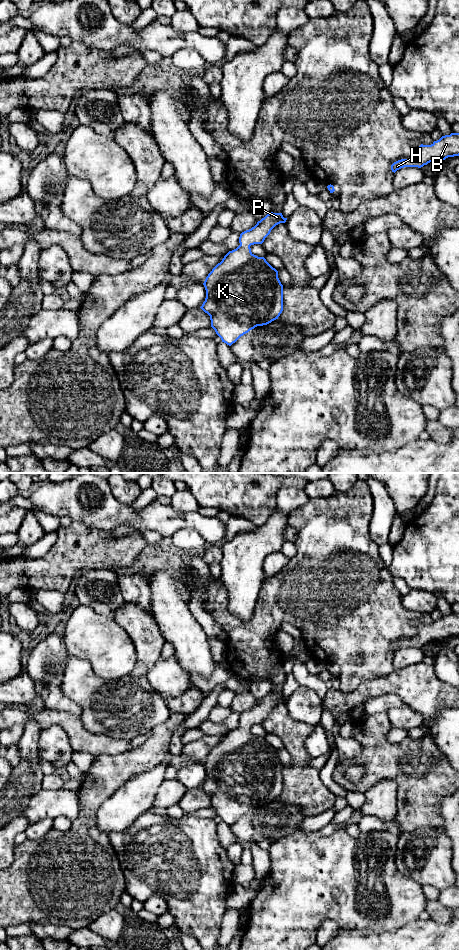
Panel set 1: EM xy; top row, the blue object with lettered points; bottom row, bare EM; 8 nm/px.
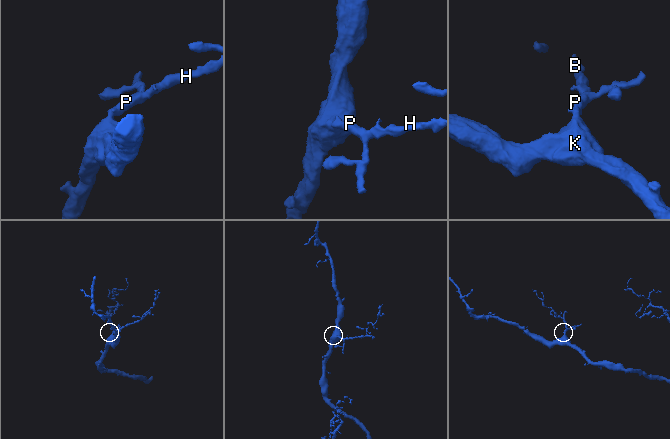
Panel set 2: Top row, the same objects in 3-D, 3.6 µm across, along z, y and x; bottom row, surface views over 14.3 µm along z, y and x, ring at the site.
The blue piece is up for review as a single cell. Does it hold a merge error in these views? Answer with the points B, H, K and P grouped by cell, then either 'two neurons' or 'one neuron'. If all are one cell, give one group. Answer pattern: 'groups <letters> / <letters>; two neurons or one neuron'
groups B H K P; one neuron

